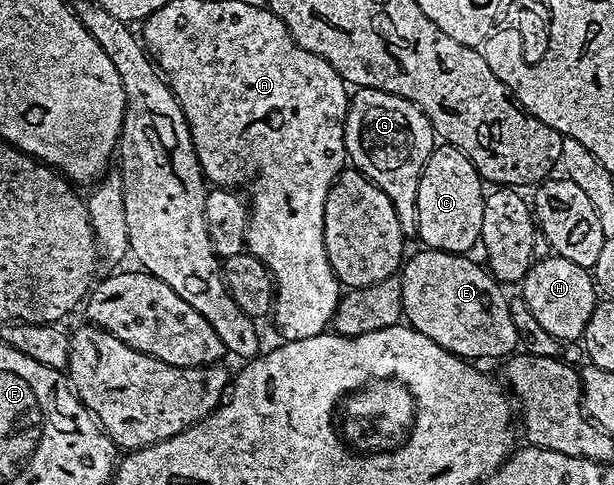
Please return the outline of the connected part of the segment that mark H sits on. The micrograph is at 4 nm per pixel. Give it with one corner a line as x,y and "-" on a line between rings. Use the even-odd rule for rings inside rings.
550,255
536,260
521,282
523,301
531,312
531,317
556,342
578,342
582,338
585,327
593,315
597,304
597,286
592,274
577,263
569,263
569,259

